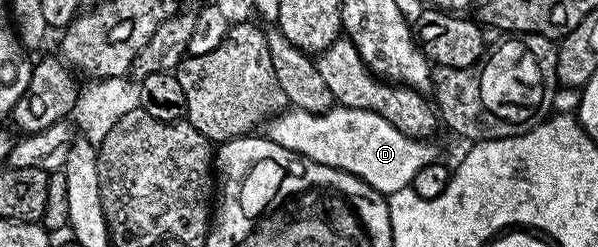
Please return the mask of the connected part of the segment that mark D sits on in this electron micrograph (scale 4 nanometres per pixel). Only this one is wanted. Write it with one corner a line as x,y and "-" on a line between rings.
291,107
266,122
265,135
273,143
300,153
310,161
361,178
384,195
408,188
413,175
437,157
430,140
407,137
397,131
389,119
381,119
381,115
373,111
360,109
332,107
323,113
310,113

